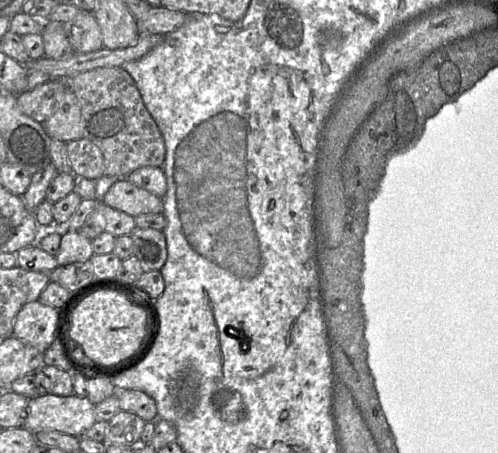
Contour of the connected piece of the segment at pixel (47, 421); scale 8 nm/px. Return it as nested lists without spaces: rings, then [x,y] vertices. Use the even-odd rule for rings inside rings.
[[[41,393],[30,398],[23,427],[33,433],[56,430],[82,437],[96,423],[95,406],[88,399],[76,394],[58,396]]]

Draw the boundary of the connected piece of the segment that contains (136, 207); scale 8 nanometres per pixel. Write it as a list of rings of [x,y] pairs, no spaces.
[[[126,178],[120,179],[112,185],[104,196],[103,203],[132,217],[163,213],[162,198],[137,187]]]

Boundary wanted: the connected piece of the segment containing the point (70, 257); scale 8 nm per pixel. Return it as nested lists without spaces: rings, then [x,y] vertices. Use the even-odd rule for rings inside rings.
[[[64,230],[56,259],[58,265],[90,261],[94,255],[92,240],[79,230]]]

